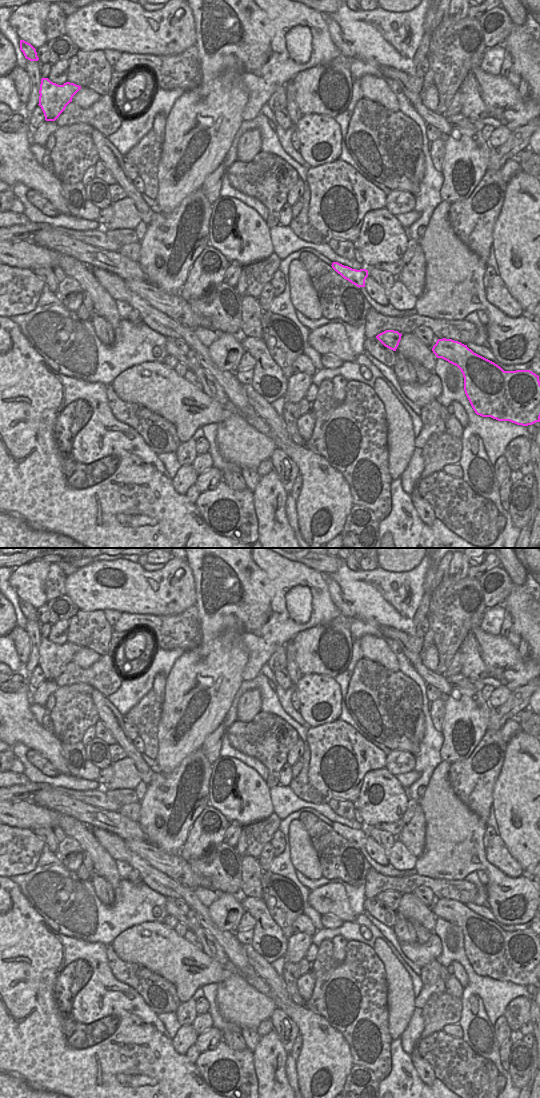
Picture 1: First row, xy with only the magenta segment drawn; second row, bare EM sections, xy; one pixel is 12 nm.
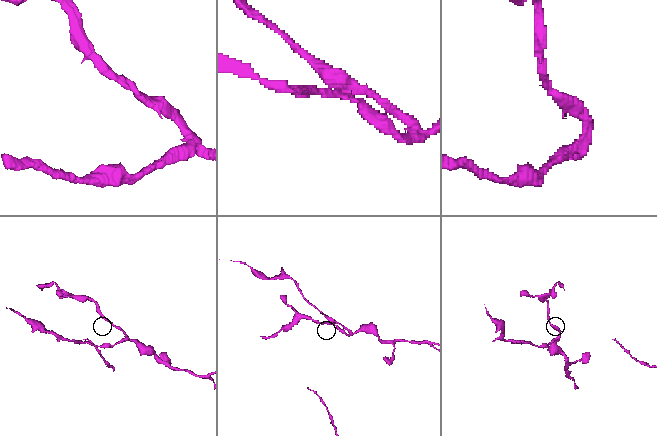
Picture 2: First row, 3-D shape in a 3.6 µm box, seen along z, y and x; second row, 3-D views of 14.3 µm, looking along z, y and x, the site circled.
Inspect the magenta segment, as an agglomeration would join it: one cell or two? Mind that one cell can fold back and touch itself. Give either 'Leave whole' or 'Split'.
Split

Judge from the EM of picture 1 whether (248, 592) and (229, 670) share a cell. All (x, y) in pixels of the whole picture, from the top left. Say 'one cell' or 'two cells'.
two cells

